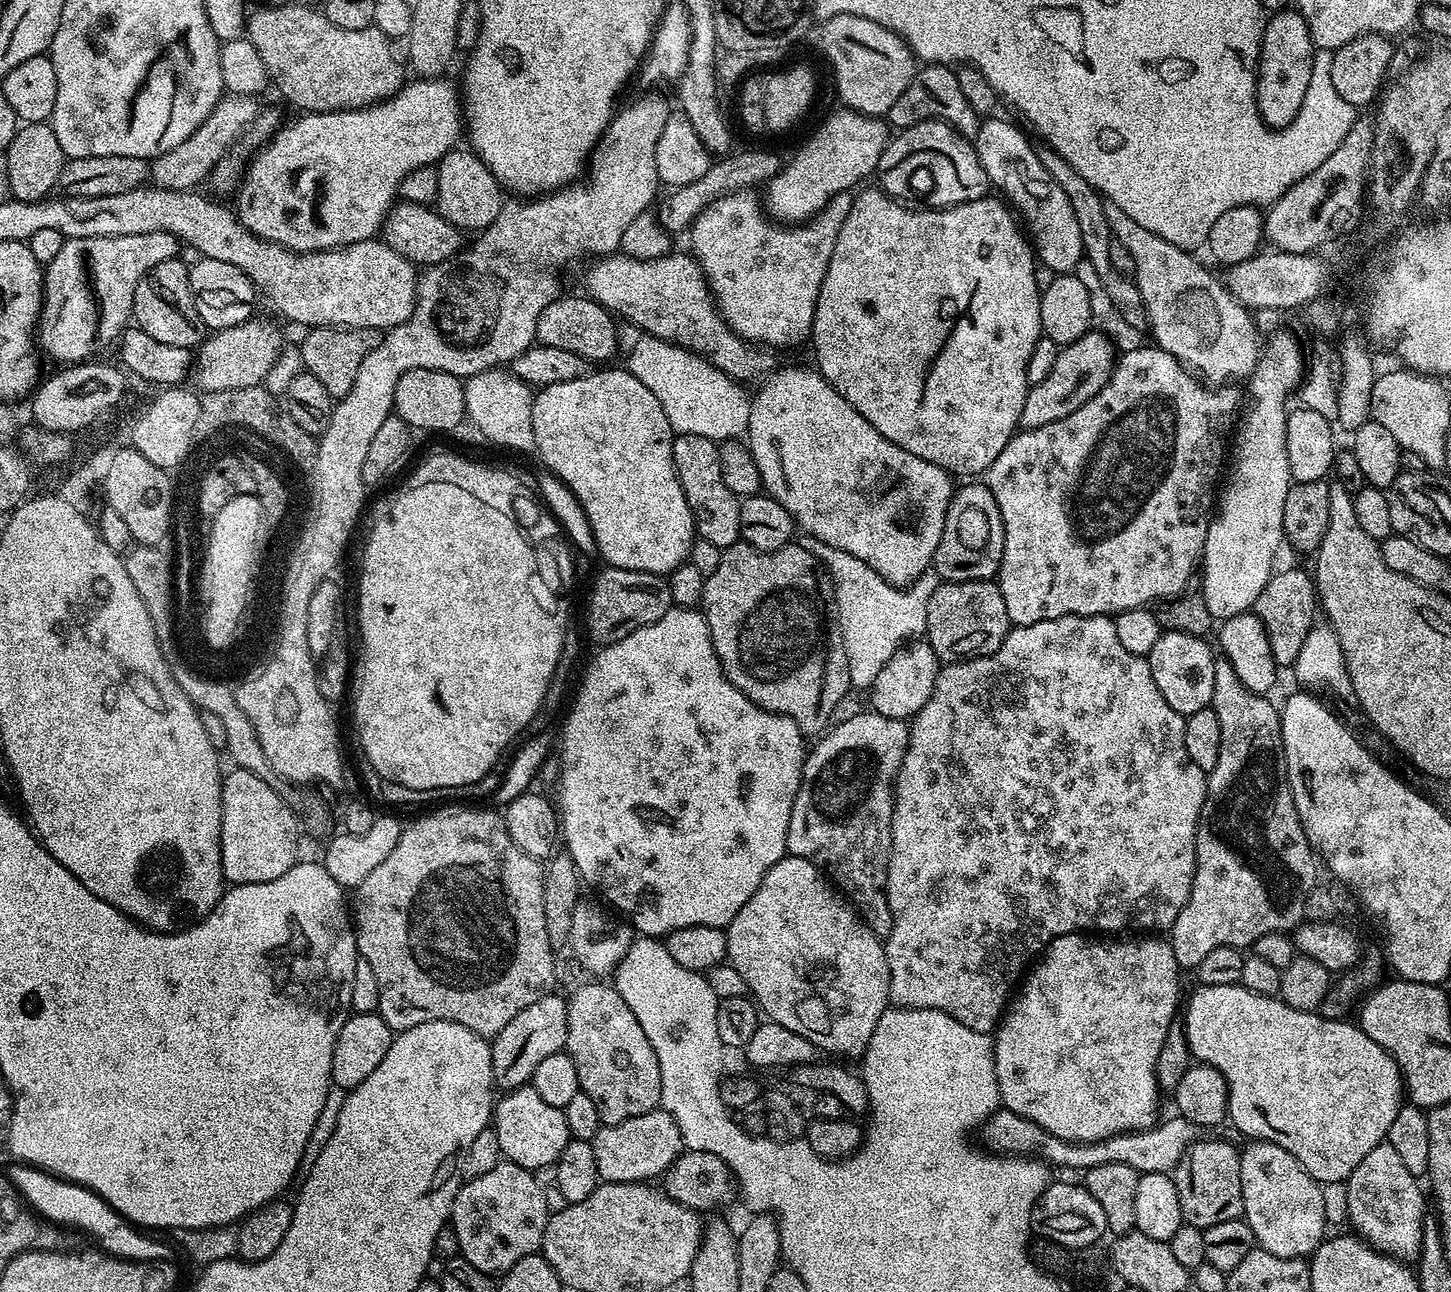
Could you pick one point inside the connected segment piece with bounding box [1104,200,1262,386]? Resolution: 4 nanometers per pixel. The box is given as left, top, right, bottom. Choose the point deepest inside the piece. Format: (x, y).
(1193, 316)

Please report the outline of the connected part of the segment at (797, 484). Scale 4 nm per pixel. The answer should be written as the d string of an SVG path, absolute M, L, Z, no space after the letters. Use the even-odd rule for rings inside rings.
M777 367L759 385L761 388L751 397L752 409L746 433L748 451L751 452L754 462L758 462L758 474L763 491L767 495L773 496L778 502L782 502L782 506L786 506L786 510L790 510L793 520L807 535L818 538L840 550L846 550L848 554L854 554L856 558L862 558L862 562L866 562L866 566L870 566L878 574L882 574L882 578L886 578L886 582L897 586L912 584L922 573L933 567L938 543L942 538L942 528L945 526L946 510L952 501L953 477L944 468L934 466L934 462L926 462L926 458L918 458L918 454L910 454L910 450L902 450L902 446L898 446L894 442L890 442L890 438L878 434L878 430L874 430L874 426L870 426L870 422L866 422L866 418L862 418L862 414L858 414L858 410L854 410L854 406L850 406L850 402L846 402L846 398L842 398L842 394L838 394L838 390L834 390L834 386L830 386L830 382L826 382L826 378L820 375L819 371L813 370L811 367L809 367L810 369L779 368Z

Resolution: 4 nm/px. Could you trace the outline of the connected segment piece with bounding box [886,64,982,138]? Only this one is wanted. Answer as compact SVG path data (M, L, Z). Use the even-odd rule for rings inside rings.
M924 64L917 67L916 76L902 90L898 102L890 106L886 117L893 129L909 128L923 120L944 120L954 131L973 138L978 134L982 117L966 102L966 94L962 94L962 86L958 86L955 71L946 64Z

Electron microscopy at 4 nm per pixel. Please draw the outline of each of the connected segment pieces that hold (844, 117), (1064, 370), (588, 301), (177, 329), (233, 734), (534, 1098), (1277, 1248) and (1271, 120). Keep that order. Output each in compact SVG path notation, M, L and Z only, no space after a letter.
M841 107L840 112L828 116L824 125L797 150L792 156L792 161L785 163L777 176L767 181L768 204L766 200L766 212L771 219L783 222L789 226L809 220L815 212L822 210L834 194L855 189L859 180L864 180L868 175L876 172L878 162L884 153L884 147L890 139L890 128L879 116L867 116L861 112L854 112L851 108Z
M1090 330L1082 334L1082 338L1063 345L1050 374L1046 374L1042 382L1029 387L1026 402L1022 406L1020 428L1047 426L1050 422L1058 422L1058 418L1066 418L1066 414L1074 414L1078 406L1090 402L1090 398L1094 398L1094 394L1098 394L1102 386L1106 386L1113 368L1116 367L1117 359L1116 345L1111 337L1099 330Z
M564 294L542 310L536 327L536 339L546 346L558 346L558 350L570 350L570 354L584 356L589 362L608 360L616 352L615 322L613 313L587 295Z
M180 258L158 262L158 266L154 266L154 270L150 270L142 282L138 282L138 290L134 290L132 320L135 327L150 334L150 338L157 342L166 342L166 346L195 349L204 343L206 329L190 294L188 270L189 265L183 264Z
M162 634L162 648L164 648L166 656L168 656L168 662L170 662L172 670L174 670L174 674L176 674L178 682L180 682L182 693L190 698L190 702L195 705L197 711L212 713L217 715L218 718L222 718L227 744L224 750L232 758L233 761L231 763L250 774L258 774L258 778L262 778L262 782L266 782L266 786L270 786L275 792L283 793L285 791L284 788L286 788L286 782L273 770L266 758L266 754L261 750L257 731L254 730L250 718L247 718L246 712L238 704L235 689L224 682L204 678L192 672L194 670L187 663L180 664L176 654L172 652L174 644L172 644L172 638L169 634Z
M531 1086L514 1088L495 1101L490 1121L491 1131L496 1131L496 1144L505 1161L529 1170L551 1169L556 1159L566 1150L569 1142L568 1127L562 1108L550 1106Z
M1254 1140L1251 1141L1248 1148L1244 1148L1240 1155L1240 1166L1239 1166L1239 1178L1242 1183L1242 1200L1244 1215L1243 1219L1246 1220L1247 1224L1251 1228L1251 1232L1256 1236L1257 1245L1261 1248L1266 1249L1268 1253L1274 1253L1280 1258L1294 1257L1296 1259L1303 1259L1309 1257L1315 1252L1317 1246L1325 1239L1328 1223L1325 1218L1325 1211L1323 1209L1323 1197L1322 1197L1322 1186L1317 1183L1316 1179L1312 1175L1305 1172L1300 1162L1288 1150L1282 1149L1276 1143L1270 1143L1268 1141Z
M1295 10L1274 12L1267 17L1264 40L1260 44L1260 63L1256 69L1256 105L1264 123L1277 130L1290 126L1302 110L1306 90L1310 90L1314 45L1310 30Z

